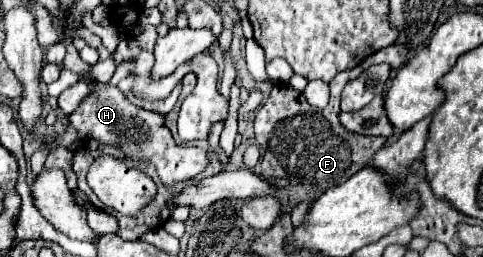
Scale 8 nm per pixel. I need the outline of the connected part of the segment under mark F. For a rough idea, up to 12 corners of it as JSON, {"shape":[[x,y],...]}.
{"shape":[[276,85],[254,121],[262,177],[324,191],[388,139]]}

